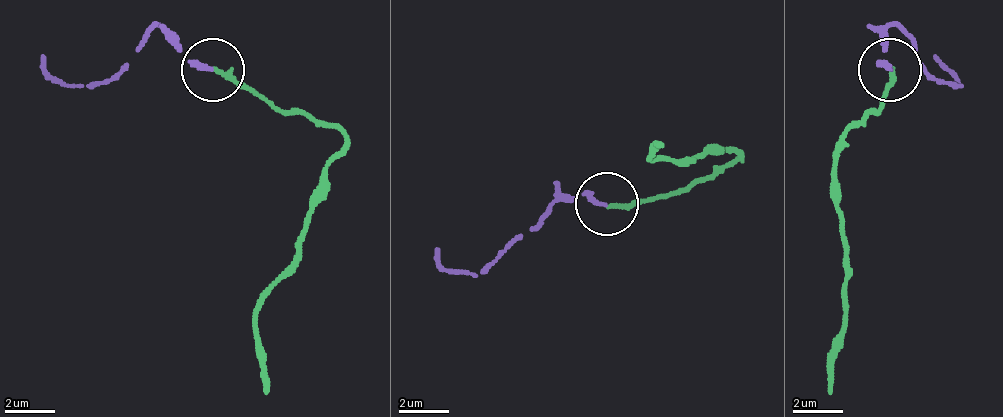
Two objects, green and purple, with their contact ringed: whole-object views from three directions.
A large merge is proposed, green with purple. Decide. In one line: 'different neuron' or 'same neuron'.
same neuron

